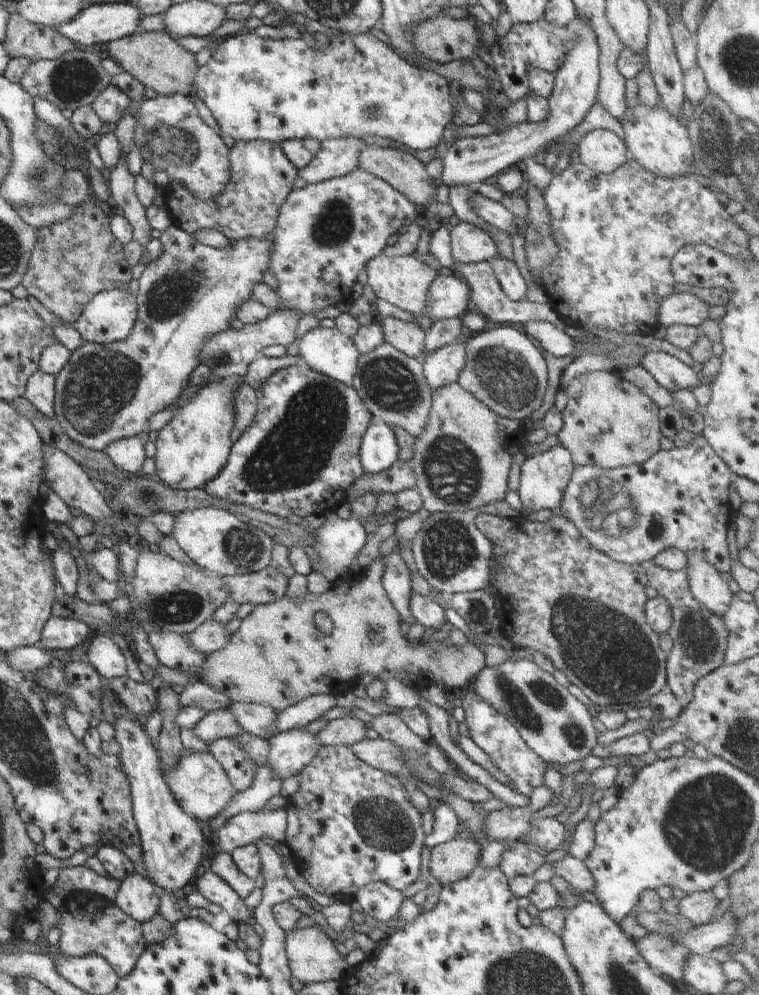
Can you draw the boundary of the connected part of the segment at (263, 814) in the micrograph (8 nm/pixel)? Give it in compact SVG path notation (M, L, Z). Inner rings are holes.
M285 808L245 812L232 816L216 830L216 838L222 852L232 853L239 847L255 843L261 838L272 838L285 843L287 814Z

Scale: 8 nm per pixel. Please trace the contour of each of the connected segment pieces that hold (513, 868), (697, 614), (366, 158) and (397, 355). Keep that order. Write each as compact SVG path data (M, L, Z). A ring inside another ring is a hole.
M523 840L522 844L517 842L508 850L504 850L498 868L506 878L515 878L531 876L544 864L545 856L528 848Z
M653 560L646 561L641 566L644 568L644 576L648 578L646 585L656 590L658 597L668 600L670 609L674 612L672 627L667 632L674 646L667 654L666 682L669 692L676 696L676 700L683 705L688 705L692 701L693 689L698 680L726 665L724 654L727 648L728 628L723 618L708 612L708 608L698 604L698 600L690 596L688 578L684 571L660 568Z
M366 142L364 148L358 154L358 169L362 169L390 184L392 188L406 196L412 204L416 204L423 214L426 213L424 207L426 202L436 201L437 189L434 182L432 182L433 178L428 176L425 165L414 154L409 155L395 148L382 147L378 145L378 142Z
M384 342L372 352L359 356L358 370L350 386L366 404L368 411L373 416L379 416L386 425L402 428L413 438L420 436L426 428L433 391L424 380L421 358L412 359Z

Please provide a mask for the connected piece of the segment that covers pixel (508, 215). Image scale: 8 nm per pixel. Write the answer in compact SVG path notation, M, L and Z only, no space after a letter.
M476 192L472 194L472 206L474 206L476 214L483 218L484 222L488 222L490 226L494 226L508 235L513 235L516 232L514 215L501 202L489 200Z

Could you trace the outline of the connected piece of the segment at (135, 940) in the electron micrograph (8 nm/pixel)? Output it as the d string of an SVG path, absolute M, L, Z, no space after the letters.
M72 892L69 903L58 906L61 916L56 928L60 930L57 951L62 956L86 956L94 954L106 960L119 979L134 971L138 958L145 952L147 944L142 938L141 924L126 916L120 908L106 897L92 892Z

